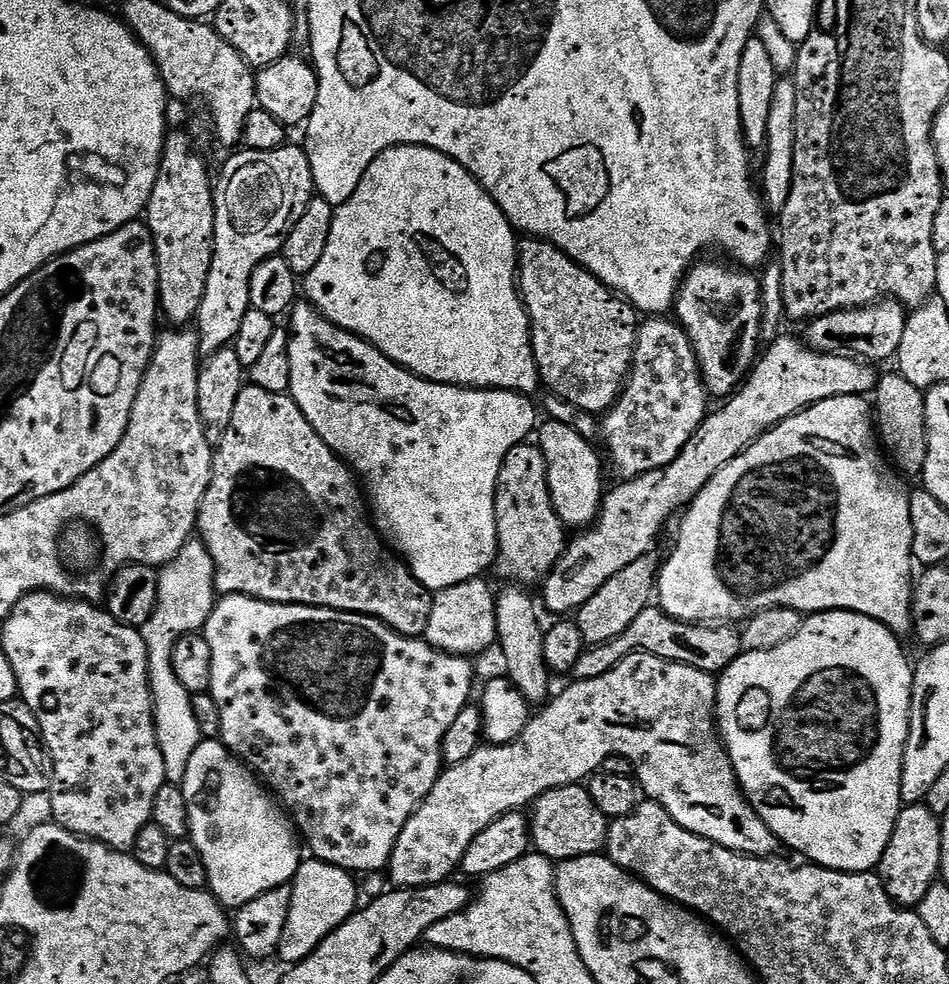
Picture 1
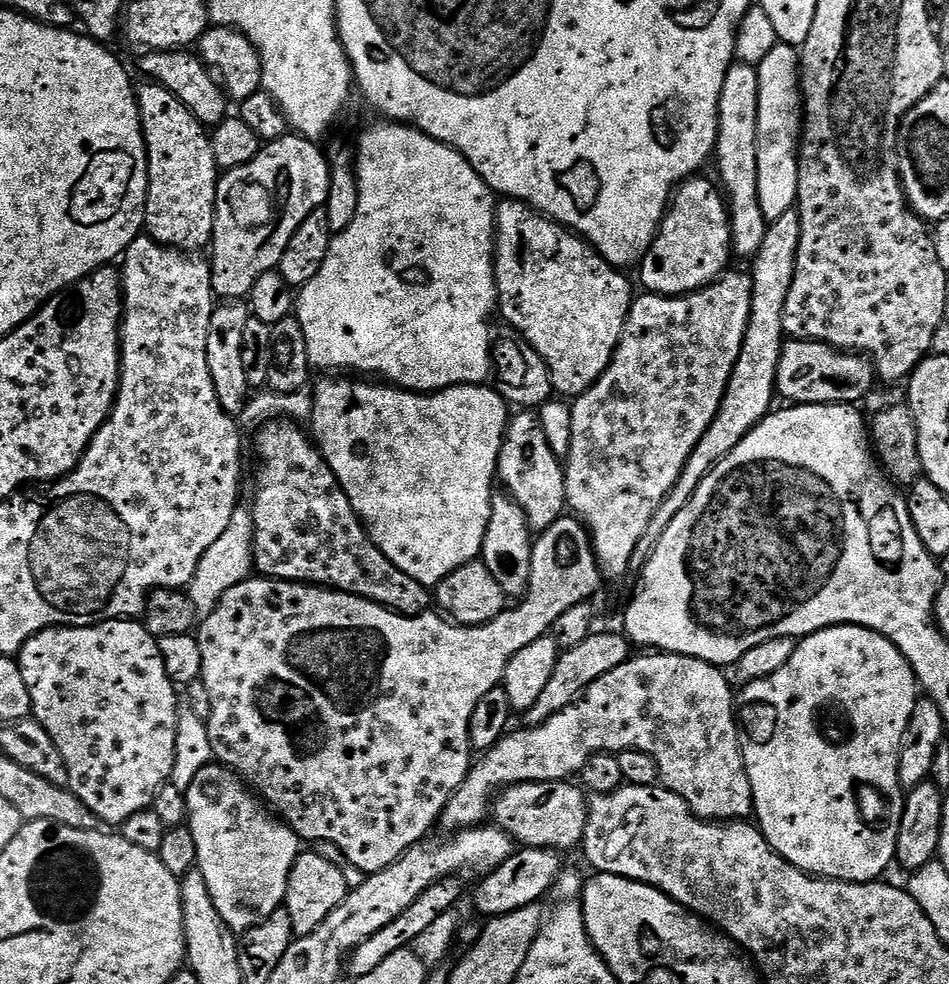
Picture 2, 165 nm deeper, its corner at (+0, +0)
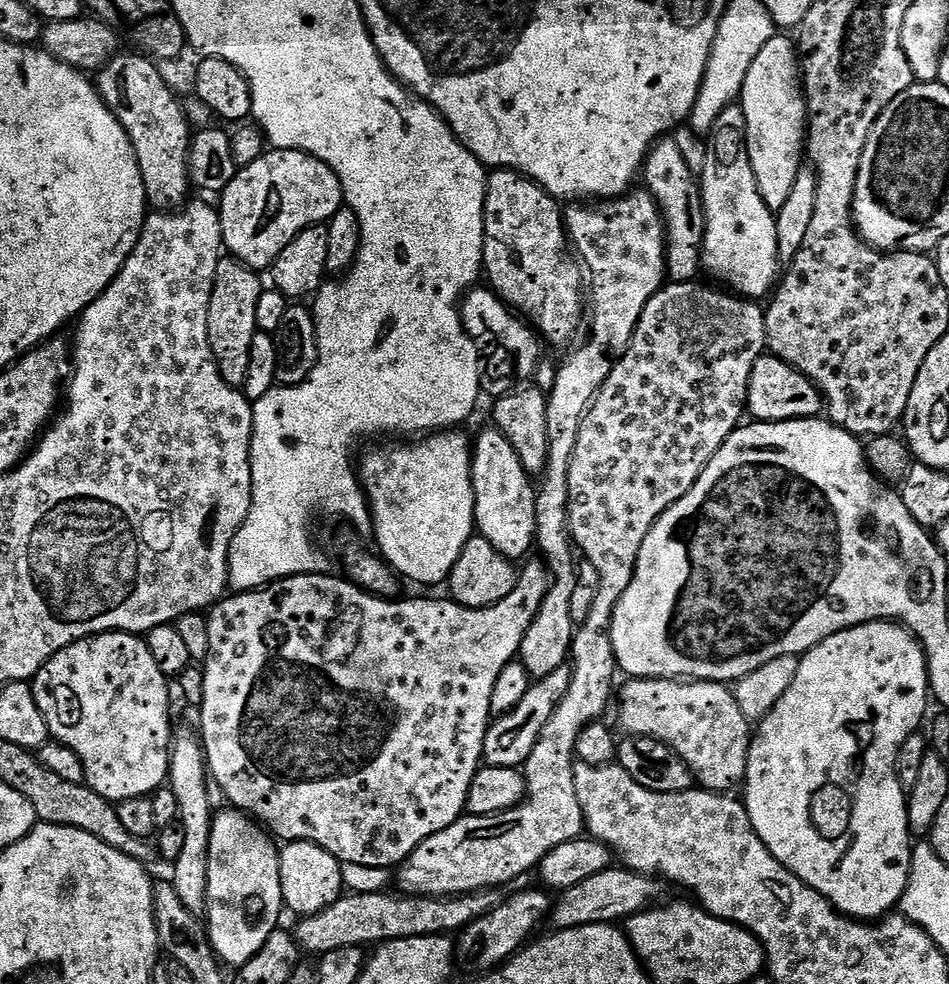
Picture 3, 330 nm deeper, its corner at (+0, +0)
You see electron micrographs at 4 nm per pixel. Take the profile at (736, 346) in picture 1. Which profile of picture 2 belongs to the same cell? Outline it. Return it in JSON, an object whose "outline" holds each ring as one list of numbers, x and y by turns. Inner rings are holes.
{"outline":[[689,178,675,189,670,207,664,213,664,220,656,232,650,250,638,265,643,291,654,296,686,296,707,284,719,280,729,271,728,259,733,259,732,222,728,218,728,206,721,189,715,183,701,178]]}

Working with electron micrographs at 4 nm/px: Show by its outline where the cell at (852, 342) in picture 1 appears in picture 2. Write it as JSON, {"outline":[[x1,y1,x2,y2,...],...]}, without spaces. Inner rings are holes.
{"outline":[[789,339,784,345,782,354,780,355,780,361,778,362,778,374,776,375,776,390,781,397,785,396,785,401,791,402,793,405,798,404,851,404,853,406,859,405,860,399,867,394,872,388,872,383,877,383,878,377,876,375,876,369,873,368,871,360,864,354,853,354,843,351,839,348,831,348,828,344,823,344,817,340,794,340]]}

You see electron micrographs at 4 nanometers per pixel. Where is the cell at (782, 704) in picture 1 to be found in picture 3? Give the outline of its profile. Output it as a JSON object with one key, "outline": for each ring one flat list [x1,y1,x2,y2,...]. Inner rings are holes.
{"outline":[[871,620,869,624,842,630,804,653,800,657,798,674,794,674,794,682,790,682,790,690,786,690,786,694,778,698,778,706,774,706,774,710,770,710,770,714,766,714,766,718,759,721,755,729,742,785,742,803,748,809,750,822,770,854,774,854,774,858,778,858,778,862,790,869,803,884,826,897,843,916,850,916,861,922,879,921,899,905,906,890,914,837,908,828,908,798,906,790,900,785,900,777,896,774,896,759,906,738,913,736,919,729,916,727,923,722,924,715,928,712,928,700,930,704,928,660,924,657,924,647,903,624]]}

